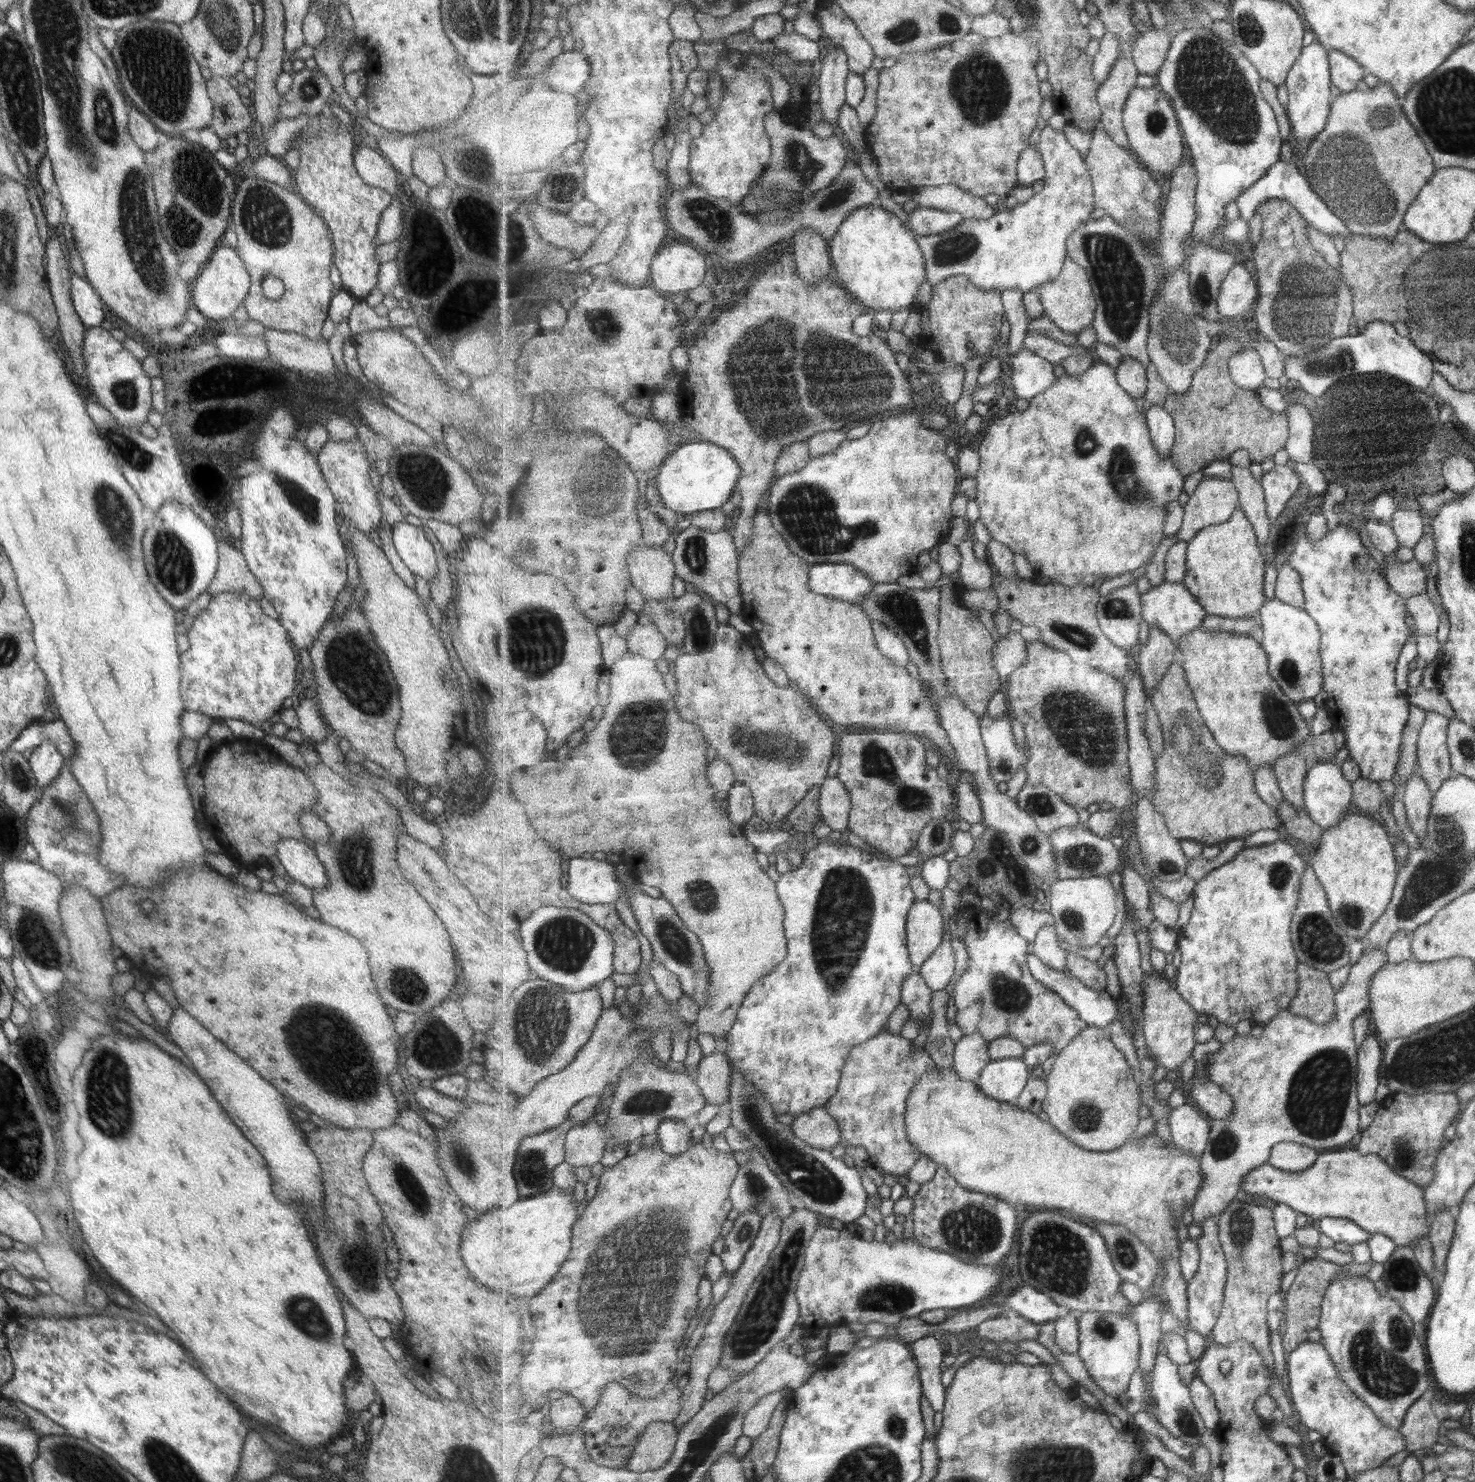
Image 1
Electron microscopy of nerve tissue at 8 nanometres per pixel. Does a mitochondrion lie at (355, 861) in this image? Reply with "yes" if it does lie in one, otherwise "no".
yes

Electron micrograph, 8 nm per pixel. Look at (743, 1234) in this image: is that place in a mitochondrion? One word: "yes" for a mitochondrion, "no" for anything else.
yes

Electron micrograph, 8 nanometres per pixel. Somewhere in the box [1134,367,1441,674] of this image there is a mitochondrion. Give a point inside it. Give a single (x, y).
(1398, 474)

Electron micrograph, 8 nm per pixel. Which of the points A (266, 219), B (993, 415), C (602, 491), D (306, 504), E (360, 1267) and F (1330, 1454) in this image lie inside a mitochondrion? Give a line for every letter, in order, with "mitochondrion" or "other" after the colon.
A: mitochondrion
B: other
C: mitochondrion
D: mitochondrion
E: mitochondrion
F: other

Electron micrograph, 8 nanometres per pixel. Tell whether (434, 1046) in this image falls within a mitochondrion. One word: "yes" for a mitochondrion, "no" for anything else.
yes

